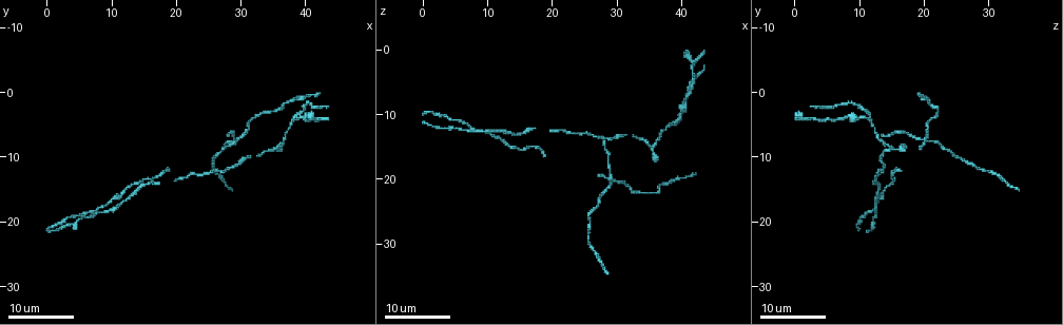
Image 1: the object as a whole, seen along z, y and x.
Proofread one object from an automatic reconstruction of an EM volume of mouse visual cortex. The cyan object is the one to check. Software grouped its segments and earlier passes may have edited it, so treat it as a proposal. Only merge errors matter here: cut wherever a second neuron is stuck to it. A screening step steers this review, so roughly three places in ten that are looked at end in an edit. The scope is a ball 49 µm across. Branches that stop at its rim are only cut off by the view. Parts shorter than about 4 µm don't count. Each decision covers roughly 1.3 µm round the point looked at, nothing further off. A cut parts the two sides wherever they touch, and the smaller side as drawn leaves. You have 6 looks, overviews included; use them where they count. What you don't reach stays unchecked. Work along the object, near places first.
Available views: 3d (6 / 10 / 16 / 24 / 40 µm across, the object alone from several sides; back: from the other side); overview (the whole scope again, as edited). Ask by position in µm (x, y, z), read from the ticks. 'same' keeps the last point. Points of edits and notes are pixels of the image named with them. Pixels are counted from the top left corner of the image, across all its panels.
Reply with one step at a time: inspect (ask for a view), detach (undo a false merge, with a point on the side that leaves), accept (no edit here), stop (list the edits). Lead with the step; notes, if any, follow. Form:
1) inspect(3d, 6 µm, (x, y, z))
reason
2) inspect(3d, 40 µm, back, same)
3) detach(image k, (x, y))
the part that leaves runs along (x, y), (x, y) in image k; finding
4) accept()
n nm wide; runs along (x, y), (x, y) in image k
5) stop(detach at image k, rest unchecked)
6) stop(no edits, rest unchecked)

inspect(3d, 24 µm, (29.0, 7.0, 20.5))
four-way junction

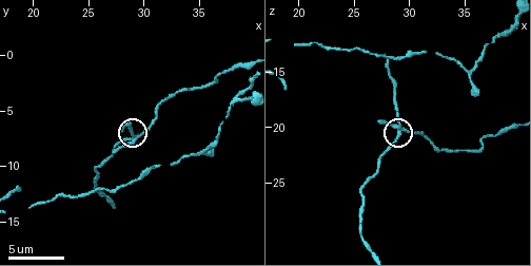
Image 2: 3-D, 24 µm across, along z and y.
inspect(3d, 6 µm, (29.4, 7.4, 20.4))
zoom in

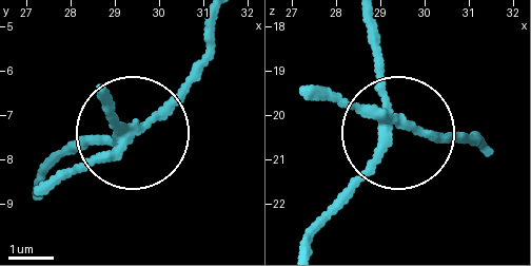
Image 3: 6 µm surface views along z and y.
detach(image 3, (85, 136))
200 nm wide; the part that leaves runs along (388, 122), (373, 165), (313, 244) in image 3; two neurons meet here

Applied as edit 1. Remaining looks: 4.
inspect(overview)

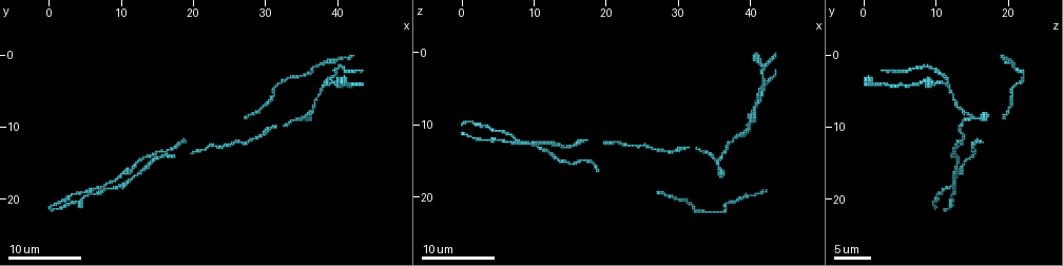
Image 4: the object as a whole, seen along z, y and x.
inspect(3d, 16 µm, (38.5, 4.0, 11.5))
arms part here

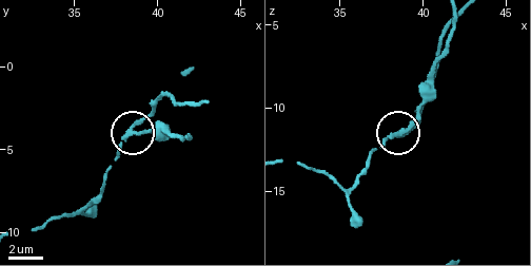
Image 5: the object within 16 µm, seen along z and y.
inspect(3d, 6 µm, same)

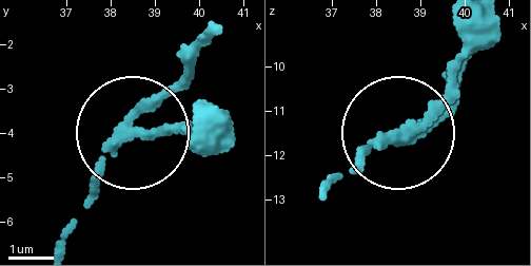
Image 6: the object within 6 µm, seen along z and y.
detach(image 6, (164, 94))
the part that leaves runs along (120, 138), (173, 97), (215, 33) in image 6; two neurons meet here

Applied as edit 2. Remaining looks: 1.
inspect(3d, 6 µm, (31.2, 10.0, 13.2))
calibre changes

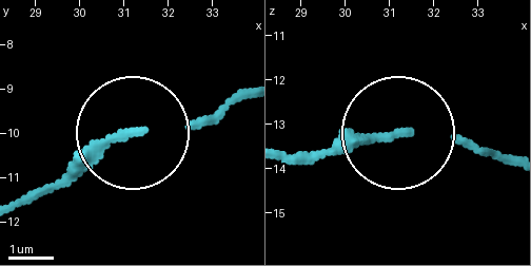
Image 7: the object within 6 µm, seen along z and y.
accept()
runs along (20, 206), (134, 134), (232, 103) in image 7; all the same neuron

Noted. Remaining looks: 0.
stop(detach at image 3, detach at image 6, rest unchecked)

